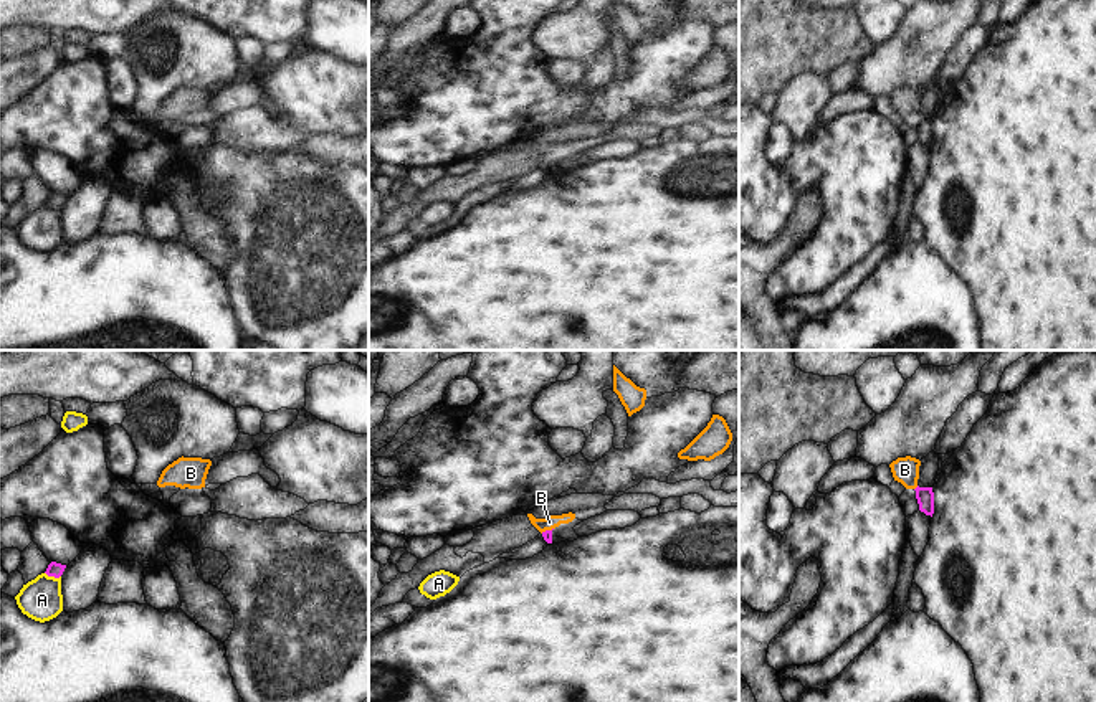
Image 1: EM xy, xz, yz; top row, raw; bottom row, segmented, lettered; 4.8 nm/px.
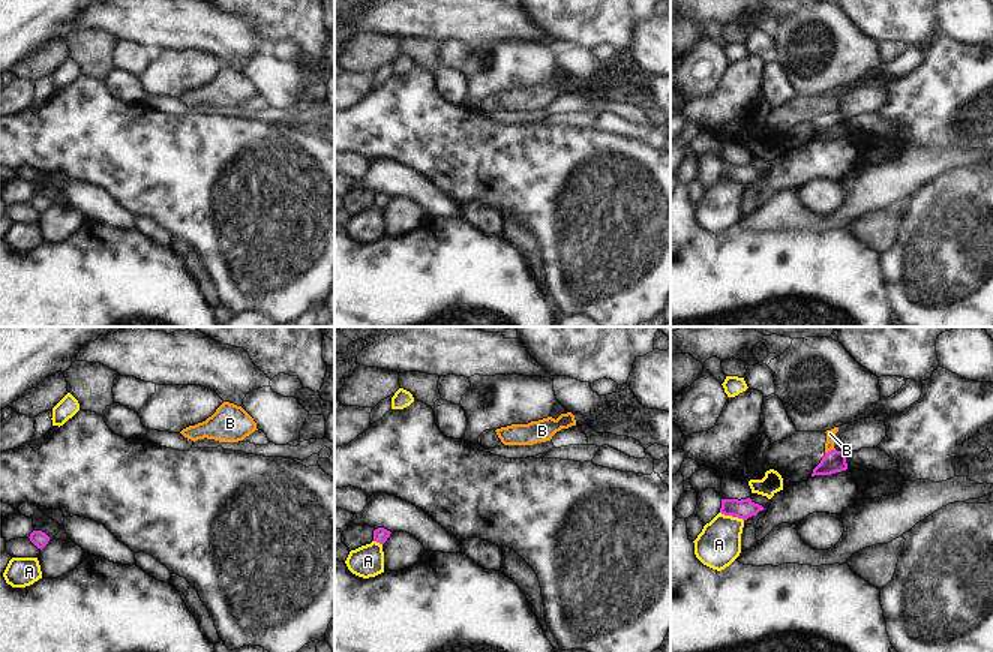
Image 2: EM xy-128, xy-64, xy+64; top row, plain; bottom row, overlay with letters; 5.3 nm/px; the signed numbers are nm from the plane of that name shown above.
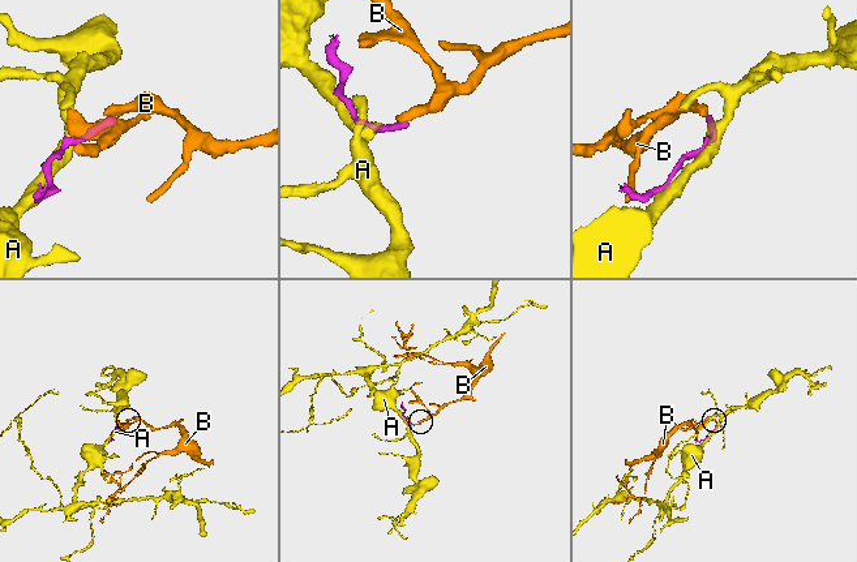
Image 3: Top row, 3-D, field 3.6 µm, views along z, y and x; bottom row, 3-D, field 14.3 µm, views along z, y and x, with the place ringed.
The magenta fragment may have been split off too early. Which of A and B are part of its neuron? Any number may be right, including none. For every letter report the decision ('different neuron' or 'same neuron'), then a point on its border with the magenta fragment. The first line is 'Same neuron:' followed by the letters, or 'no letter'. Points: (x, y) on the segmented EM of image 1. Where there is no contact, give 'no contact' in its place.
Same neuron: no letter
A: different neuron; meets magenta in xy at (53, 575)
B: different neuron; meets magenta in yz at (916, 488)

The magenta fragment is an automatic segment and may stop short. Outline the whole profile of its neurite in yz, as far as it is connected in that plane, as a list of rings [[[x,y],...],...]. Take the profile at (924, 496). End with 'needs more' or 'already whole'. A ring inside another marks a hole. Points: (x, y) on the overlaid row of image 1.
[[[916,487],[916,499],[919,504],[919,510],[924,512],[926,515],[934,514],[934,492],[932,487]]]; already whole

